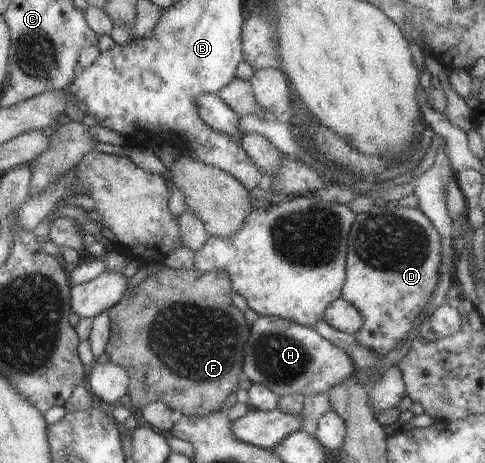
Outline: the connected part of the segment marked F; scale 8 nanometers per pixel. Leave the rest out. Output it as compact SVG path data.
M164 265L152 276L132 290L127 290L122 300L115 304L109 311L111 317L111 334L105 353L109 355L112 364L127 370L130 377L128 387L129 398L135 408L143 408L150 402L162 401L175 411L177 416L181 415L207 415L220 410L229 396L240 389L240 384L245 380L242 369L244 366L244 345L250 336L250 326L244 318L243 312L236 308L232 300L233 290L231 287L230 274L226 271L215 270L207 273L197 271L194 267L189 269L172 270Z

